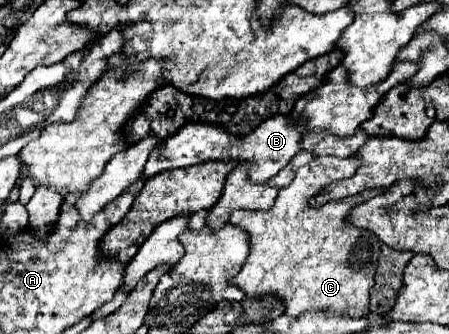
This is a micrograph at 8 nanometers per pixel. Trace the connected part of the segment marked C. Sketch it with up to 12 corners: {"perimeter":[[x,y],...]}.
{"perimeter":[[316,156],[250,236],[232,284],[304,310],[368,314],[382,242],[354,226],[364,190],[310,198],[358,156]]}

